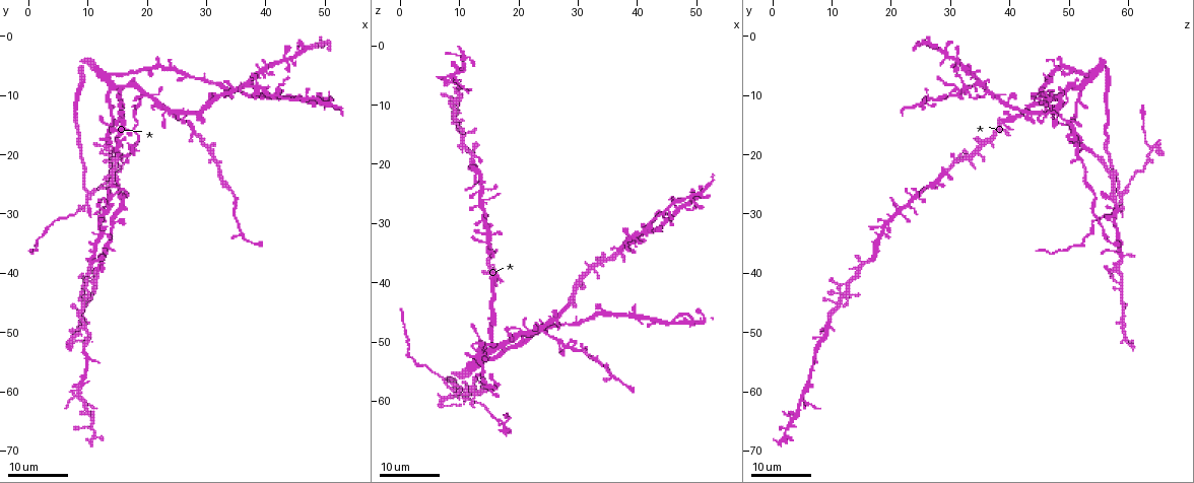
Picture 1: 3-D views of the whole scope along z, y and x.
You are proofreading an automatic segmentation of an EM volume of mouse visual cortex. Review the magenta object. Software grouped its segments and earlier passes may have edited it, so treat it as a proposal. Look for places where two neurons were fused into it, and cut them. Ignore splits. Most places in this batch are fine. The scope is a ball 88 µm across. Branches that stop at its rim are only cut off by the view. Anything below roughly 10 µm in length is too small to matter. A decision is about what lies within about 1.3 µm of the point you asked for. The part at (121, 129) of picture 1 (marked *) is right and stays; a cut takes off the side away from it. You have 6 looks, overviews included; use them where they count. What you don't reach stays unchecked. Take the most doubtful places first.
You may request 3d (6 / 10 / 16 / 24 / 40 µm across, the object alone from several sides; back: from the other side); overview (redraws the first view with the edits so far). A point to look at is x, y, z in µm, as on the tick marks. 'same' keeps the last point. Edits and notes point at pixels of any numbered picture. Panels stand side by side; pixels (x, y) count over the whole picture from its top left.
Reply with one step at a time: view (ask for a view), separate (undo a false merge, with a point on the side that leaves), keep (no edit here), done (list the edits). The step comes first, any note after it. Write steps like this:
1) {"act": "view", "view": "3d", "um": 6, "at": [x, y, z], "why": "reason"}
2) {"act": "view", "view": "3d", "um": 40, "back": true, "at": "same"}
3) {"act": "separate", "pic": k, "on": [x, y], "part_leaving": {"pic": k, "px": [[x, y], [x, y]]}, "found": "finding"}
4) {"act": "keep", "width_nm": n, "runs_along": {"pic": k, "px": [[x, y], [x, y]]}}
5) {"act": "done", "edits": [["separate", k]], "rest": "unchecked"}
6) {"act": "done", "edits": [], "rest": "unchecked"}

{"act": "view", "view": "3d", "um": 16, "at": [37.0, 8.5, 34.5]}

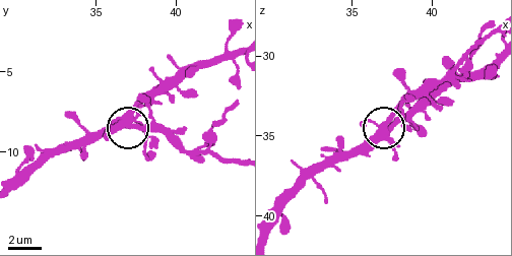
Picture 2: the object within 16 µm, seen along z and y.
{"act": "view", "view": "3d", "um": 10, "at": [36.9, 8.1, 34.4]}

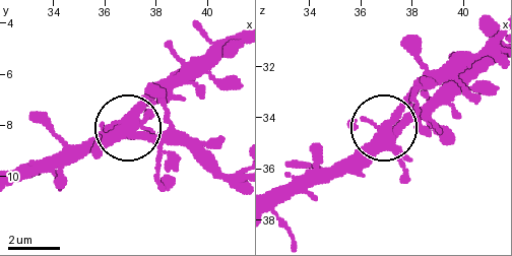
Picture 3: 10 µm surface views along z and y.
{"act": "keep", "side_arm_um": 22, "found": "one neuron here"}

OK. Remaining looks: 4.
{"act": "view", "view": "3d", "um": 16, "at": [10.0, 27.5, 59.0]}

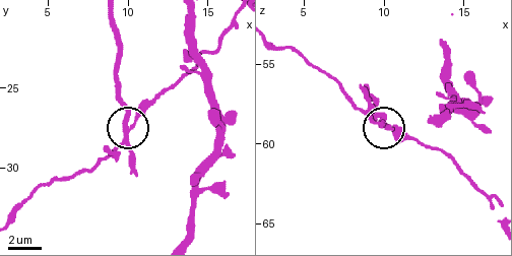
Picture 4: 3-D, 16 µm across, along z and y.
{"act": "view", "view": "3d", "um": 10, "at": "same", "why": "zoom in"}

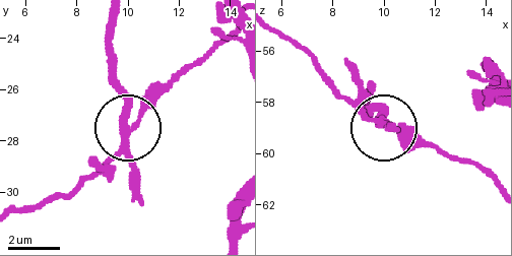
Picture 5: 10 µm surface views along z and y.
{"act": "separate", "pic": 5, "on": [113, 169], "part_leaving": {"pic": 5, "px": [[125, 143], [77, 191], [22, 206]]}, "found": "a second neuron is stuck on"}

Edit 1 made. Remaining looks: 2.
{"act": "view", "view": "3d", "um": 16, "at": [9.5, 52.5, 7.5], "why": "narrows sharply"}

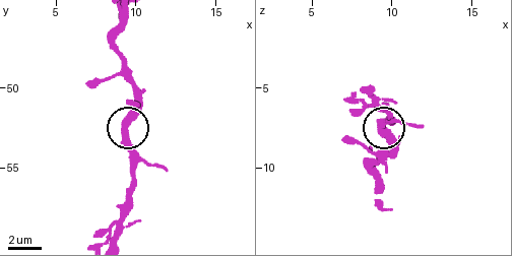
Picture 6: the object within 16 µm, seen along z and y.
{"act": "view", "view": "3d", "um": 10, "at": "same"}

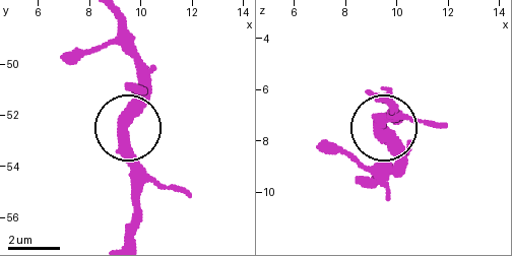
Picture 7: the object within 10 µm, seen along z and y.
{"act": "keep", "runs_along": {"pic": 7, "px": [[116, 19], [140, 78], [140, 111], [127, 143], [140, 187]]}, "found": "one neuron here"}

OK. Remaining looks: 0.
{"act": "done", "edits": [["separate", 5]], "rest": "unchecked"}

